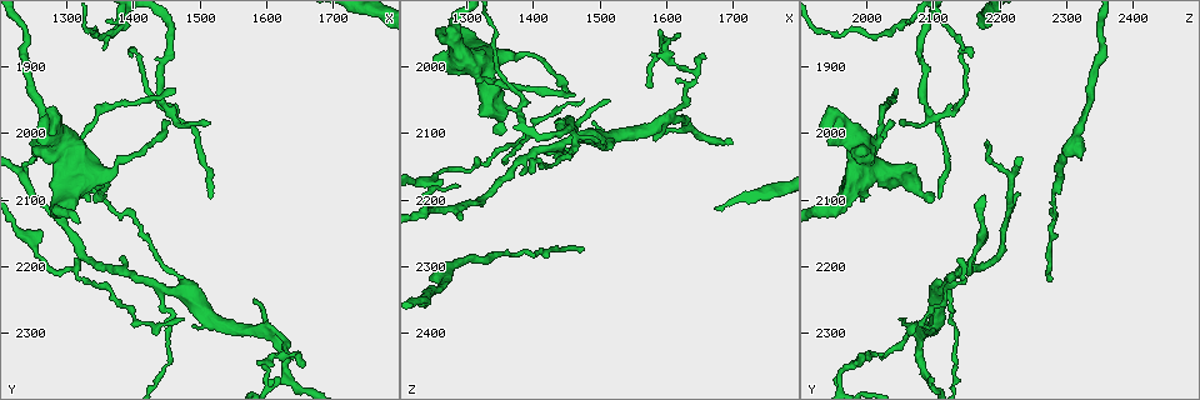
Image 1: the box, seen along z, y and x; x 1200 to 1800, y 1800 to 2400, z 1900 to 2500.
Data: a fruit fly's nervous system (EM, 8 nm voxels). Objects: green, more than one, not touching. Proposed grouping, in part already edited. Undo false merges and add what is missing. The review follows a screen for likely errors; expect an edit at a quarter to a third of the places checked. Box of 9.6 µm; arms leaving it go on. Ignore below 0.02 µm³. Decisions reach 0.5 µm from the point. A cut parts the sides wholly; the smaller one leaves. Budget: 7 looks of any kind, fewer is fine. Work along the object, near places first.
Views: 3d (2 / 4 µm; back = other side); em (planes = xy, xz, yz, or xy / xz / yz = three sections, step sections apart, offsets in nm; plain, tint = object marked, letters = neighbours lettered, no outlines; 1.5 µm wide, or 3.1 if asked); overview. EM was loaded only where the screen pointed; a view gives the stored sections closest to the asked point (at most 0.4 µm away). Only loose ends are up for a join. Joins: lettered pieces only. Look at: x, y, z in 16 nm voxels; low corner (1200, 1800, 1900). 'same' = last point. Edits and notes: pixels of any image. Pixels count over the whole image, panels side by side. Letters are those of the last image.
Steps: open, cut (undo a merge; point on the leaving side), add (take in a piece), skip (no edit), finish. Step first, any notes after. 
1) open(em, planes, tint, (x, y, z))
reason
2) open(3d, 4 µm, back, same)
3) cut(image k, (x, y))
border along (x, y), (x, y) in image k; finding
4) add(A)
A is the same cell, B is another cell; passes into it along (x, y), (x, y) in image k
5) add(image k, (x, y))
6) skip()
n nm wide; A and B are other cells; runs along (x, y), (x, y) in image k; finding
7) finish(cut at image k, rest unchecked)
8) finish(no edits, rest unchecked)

open(3d, 2 µm, (1355, 1870, 2140))
an open end

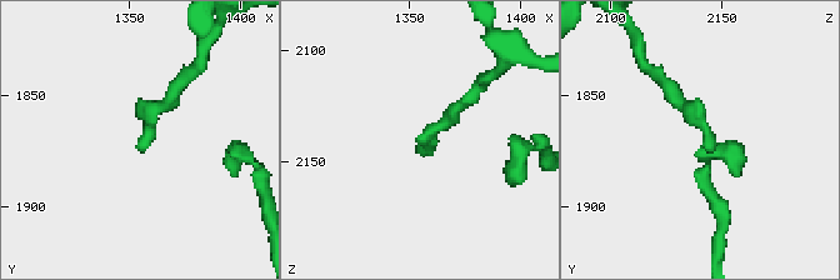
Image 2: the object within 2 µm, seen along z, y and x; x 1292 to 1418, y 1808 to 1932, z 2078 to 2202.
open(em, planes, letters, (1354, 1873, 2141))

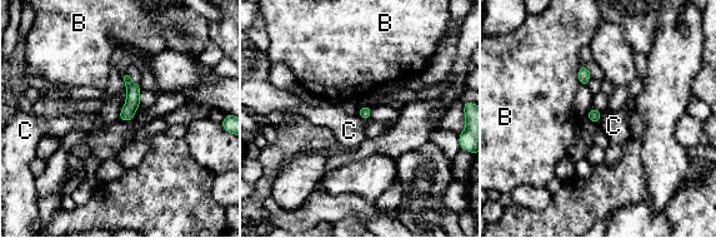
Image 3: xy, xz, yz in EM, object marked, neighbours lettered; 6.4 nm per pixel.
skip()
B and C are other cells; runs along (126, 77), (131, 88), (129, 118) in image 3; none of them fits

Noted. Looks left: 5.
open(em, yz, step 8, letters, (1345, 2100, 2105))

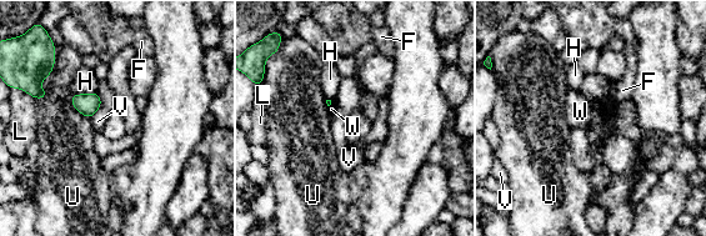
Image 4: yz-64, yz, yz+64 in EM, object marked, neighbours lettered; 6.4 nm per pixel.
open(em, planes, letters, same)
cut it another way

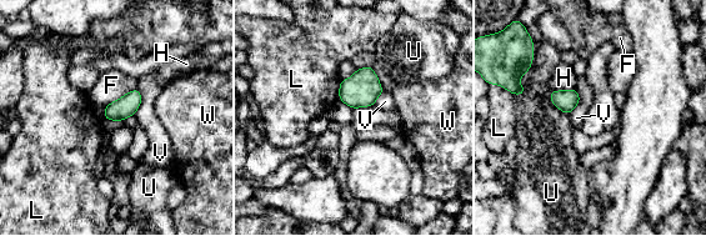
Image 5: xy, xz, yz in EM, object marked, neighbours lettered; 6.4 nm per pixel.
skip()
F, H, L, U, V and W are other cells; no lettered piece goes on from it

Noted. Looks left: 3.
open(em, yz, step 8, tint, (1475, 2220, 2280))

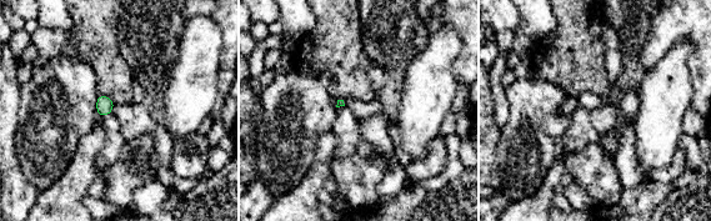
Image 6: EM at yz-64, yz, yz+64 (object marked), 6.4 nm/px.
open(em, planes, letters, same)

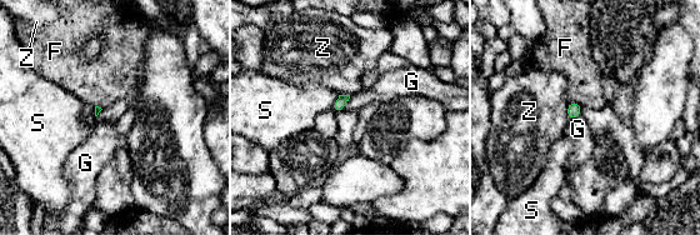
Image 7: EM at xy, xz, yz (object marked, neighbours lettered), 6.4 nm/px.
skip()
Z touches over 110 nm; F, G, S and Z are other cells; border along (350, 95), (343, 109) in image 7; no lettered piece goes on from it

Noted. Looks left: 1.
finish(no edits, rest unchecked)

